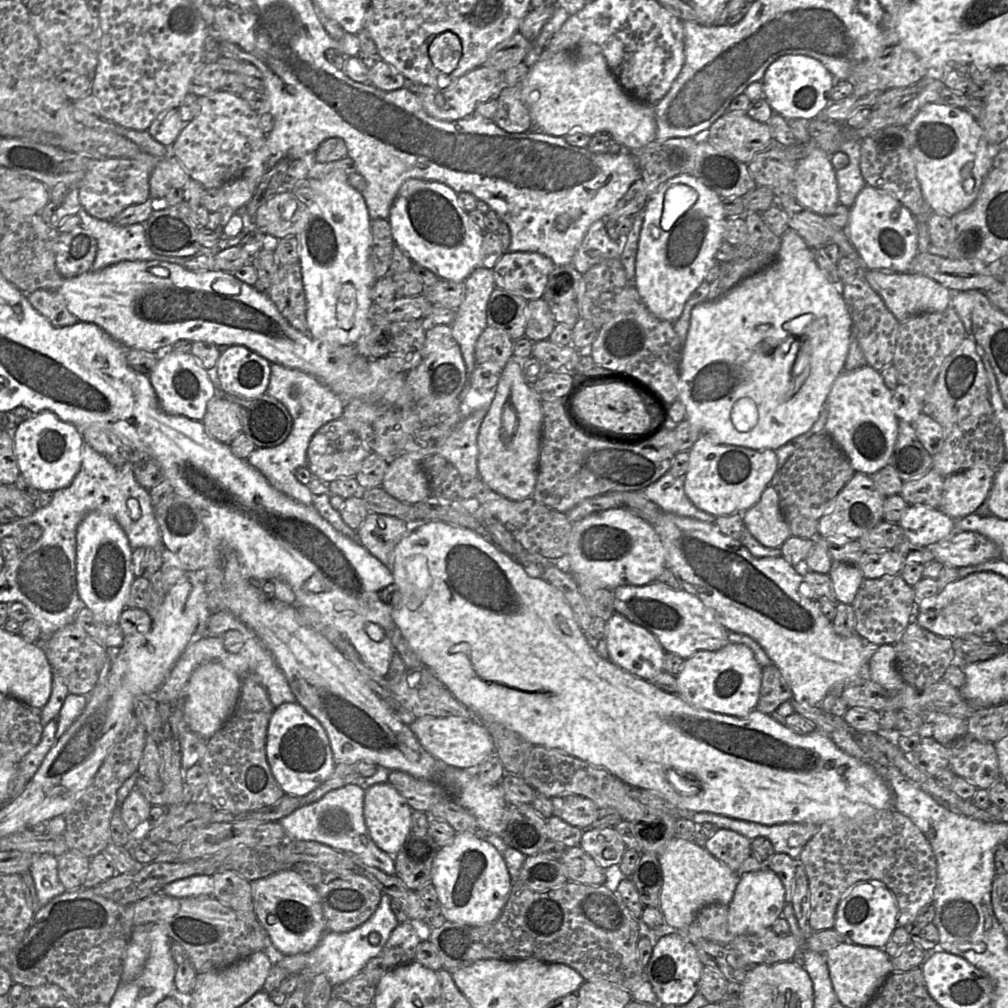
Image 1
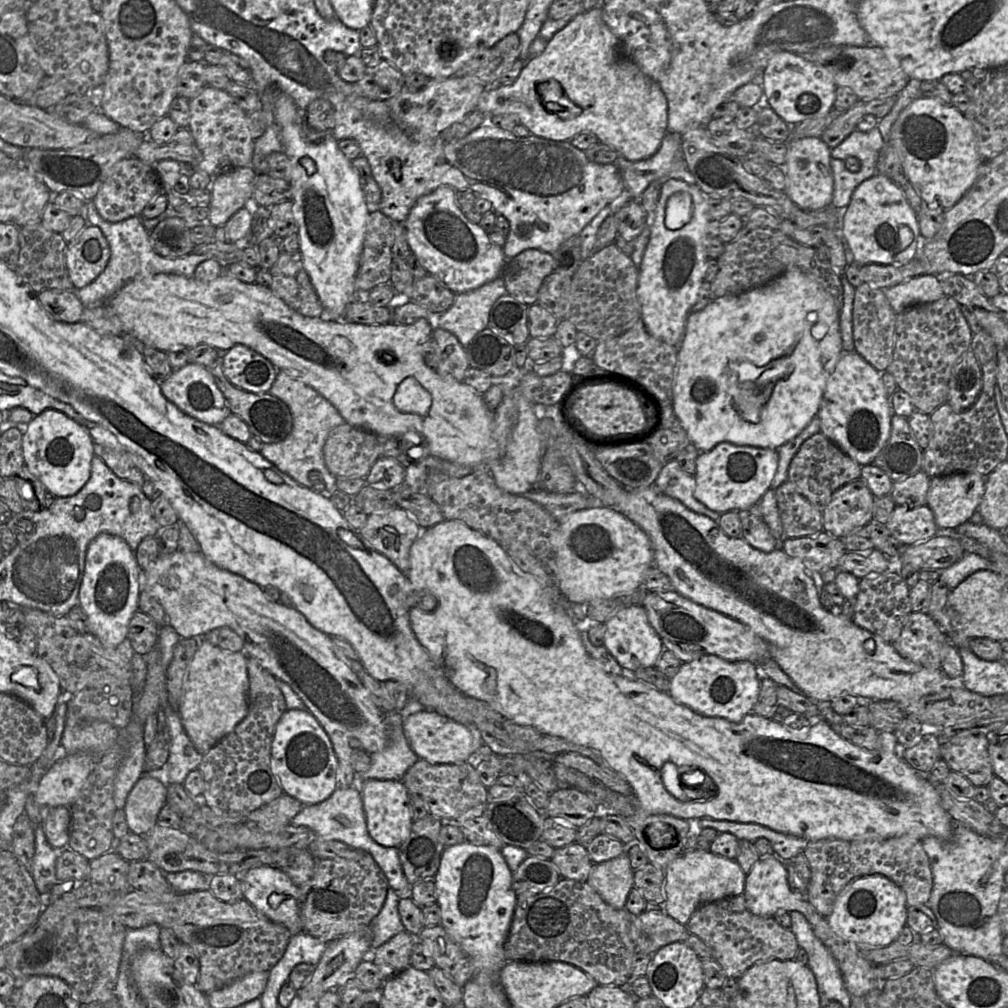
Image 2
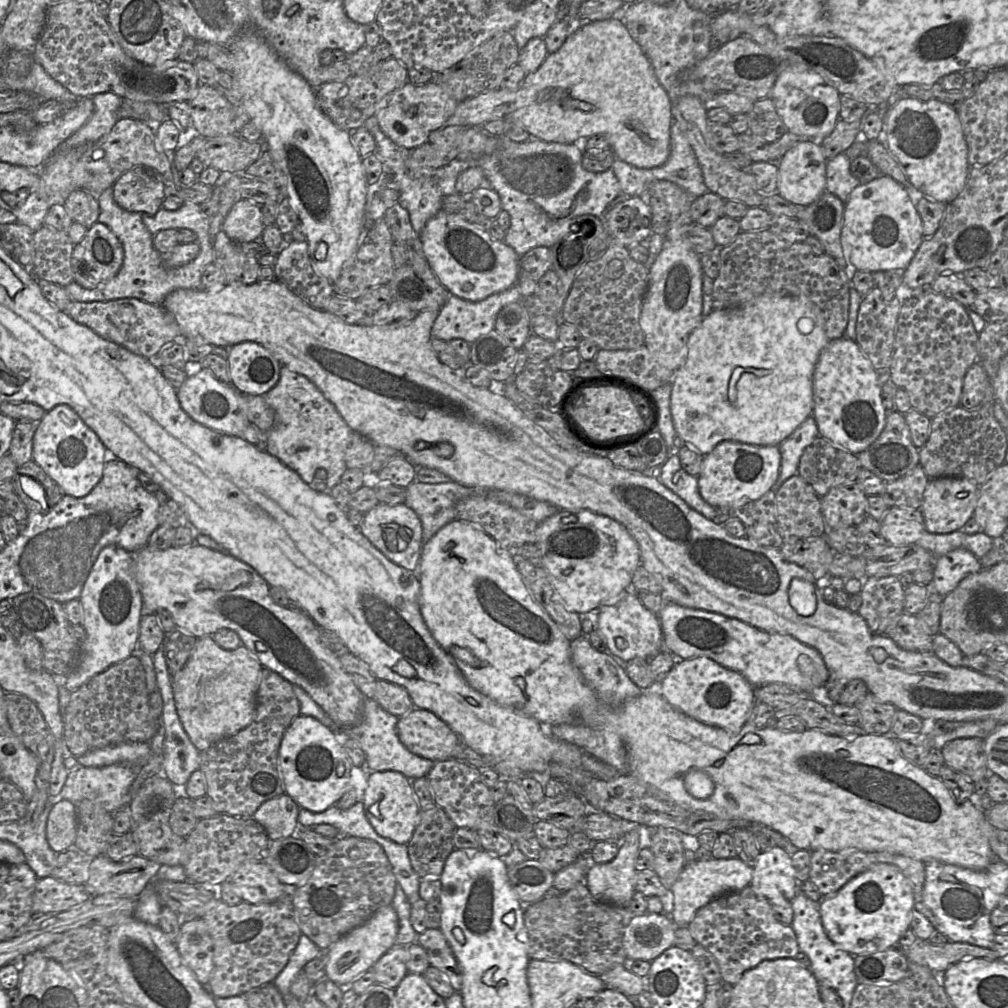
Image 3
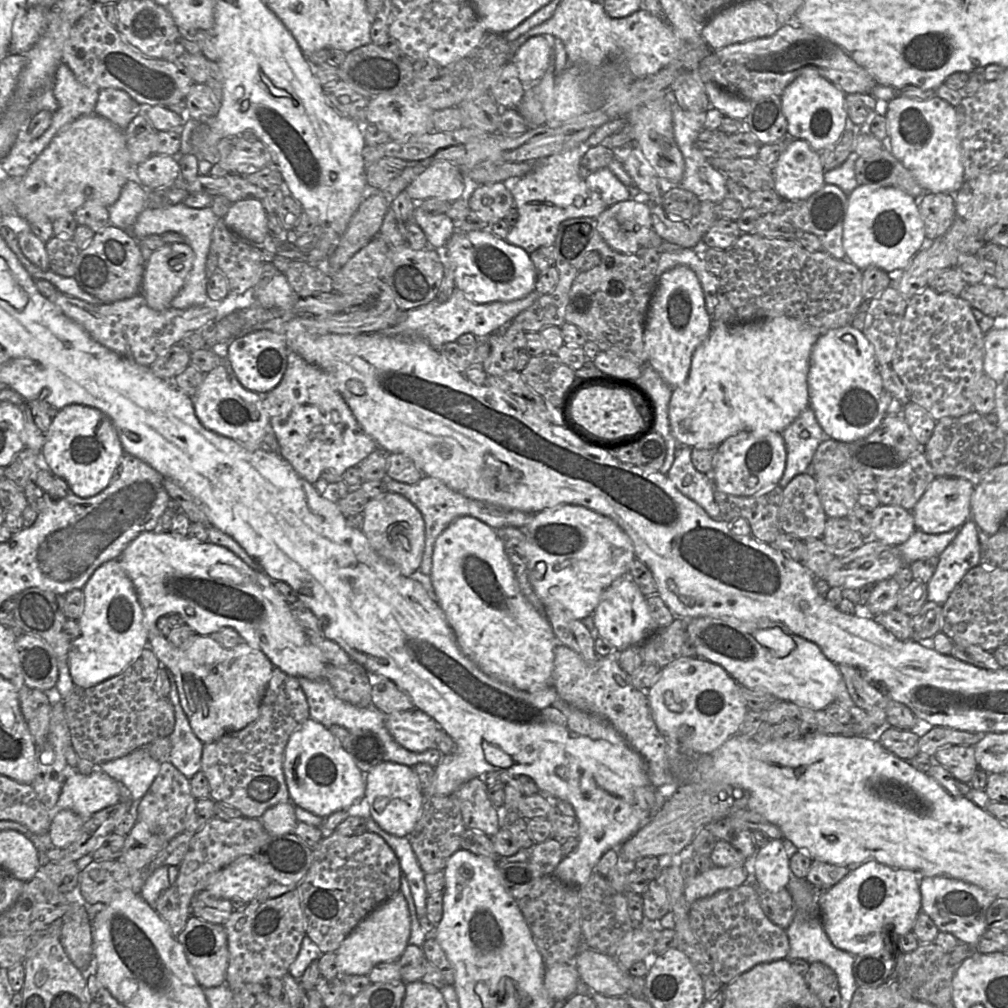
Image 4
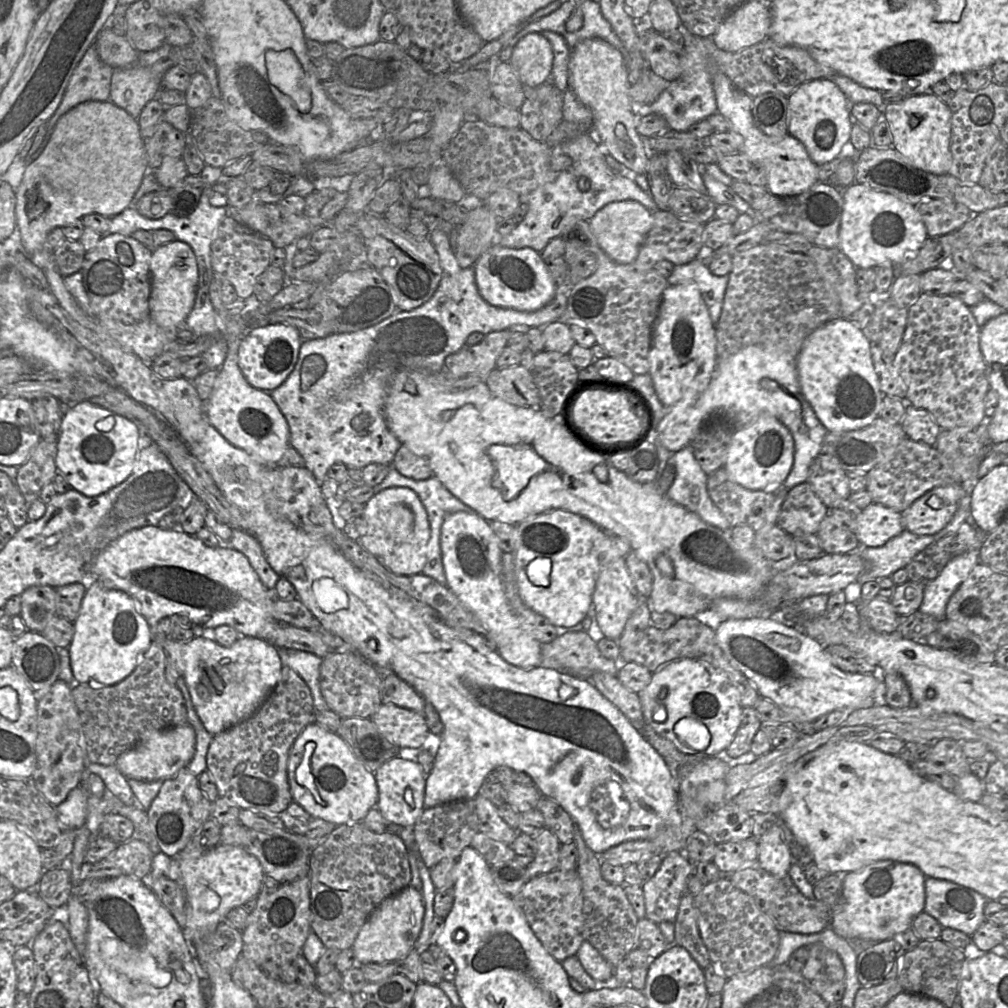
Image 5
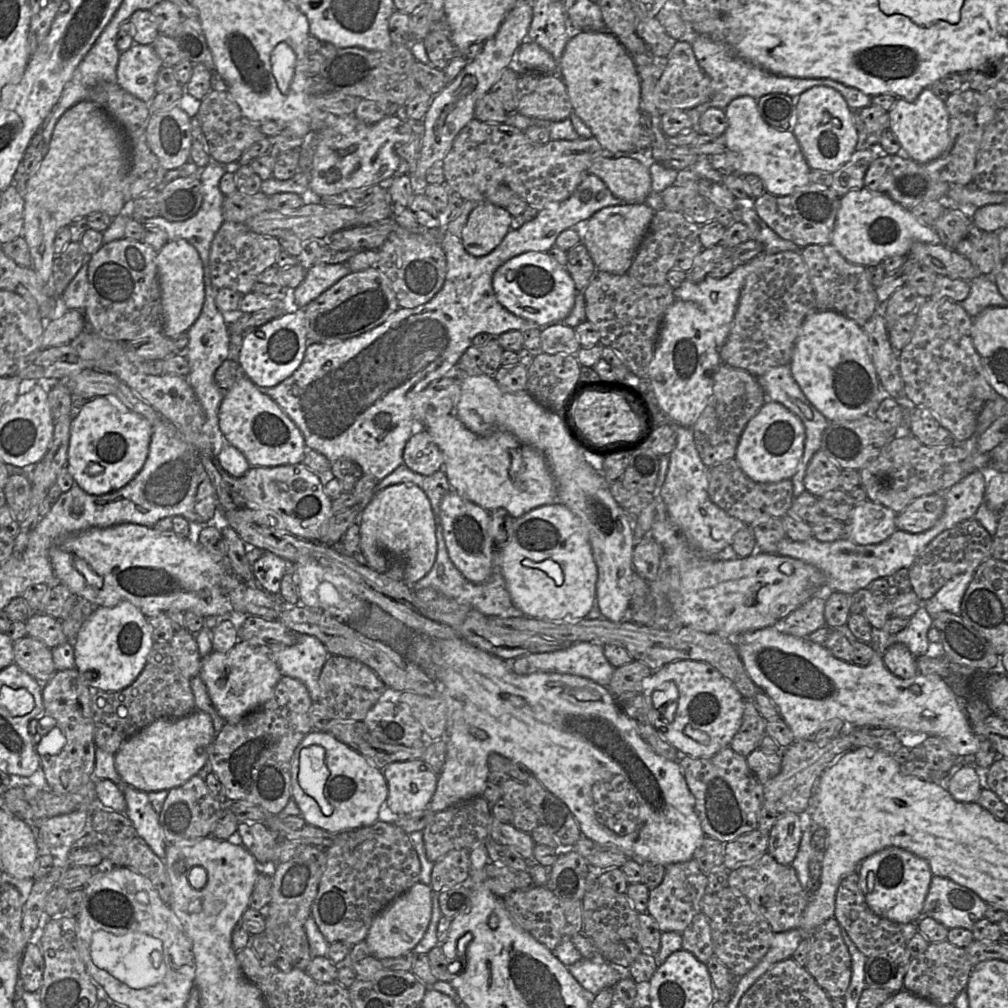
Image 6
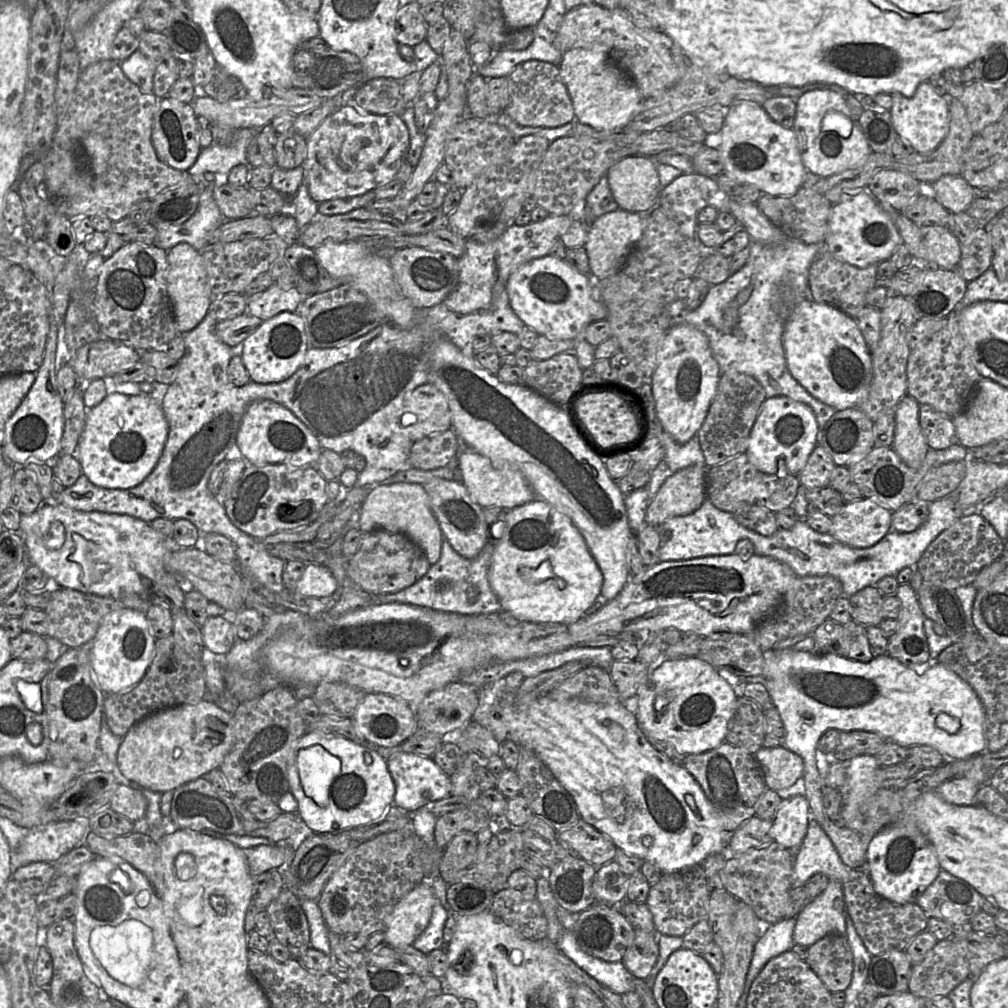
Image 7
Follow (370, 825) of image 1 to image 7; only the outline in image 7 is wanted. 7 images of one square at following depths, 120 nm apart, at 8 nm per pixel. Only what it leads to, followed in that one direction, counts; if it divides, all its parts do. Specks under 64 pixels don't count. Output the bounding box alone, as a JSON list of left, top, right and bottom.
[387,752,452,813]

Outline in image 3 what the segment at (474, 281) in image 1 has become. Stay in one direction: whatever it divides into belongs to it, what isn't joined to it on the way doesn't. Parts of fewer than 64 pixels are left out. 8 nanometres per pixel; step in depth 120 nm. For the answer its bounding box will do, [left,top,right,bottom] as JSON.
[431,284,522,344]

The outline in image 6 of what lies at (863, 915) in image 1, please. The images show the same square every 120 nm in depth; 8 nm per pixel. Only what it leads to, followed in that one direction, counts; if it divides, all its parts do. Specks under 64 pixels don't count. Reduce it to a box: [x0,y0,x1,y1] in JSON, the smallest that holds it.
[858,846,933,923]

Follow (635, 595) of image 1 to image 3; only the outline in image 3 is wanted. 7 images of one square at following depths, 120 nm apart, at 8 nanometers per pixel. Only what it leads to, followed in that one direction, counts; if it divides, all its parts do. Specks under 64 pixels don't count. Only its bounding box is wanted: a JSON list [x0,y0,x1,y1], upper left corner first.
[658,602,829,703]

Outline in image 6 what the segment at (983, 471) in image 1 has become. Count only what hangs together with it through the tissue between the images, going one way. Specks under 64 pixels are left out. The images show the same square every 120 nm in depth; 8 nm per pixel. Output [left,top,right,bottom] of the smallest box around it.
[896,493,944,533]

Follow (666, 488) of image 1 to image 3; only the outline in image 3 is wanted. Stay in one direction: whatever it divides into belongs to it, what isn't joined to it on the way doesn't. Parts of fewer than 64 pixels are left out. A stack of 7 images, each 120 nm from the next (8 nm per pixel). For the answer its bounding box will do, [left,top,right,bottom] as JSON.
[658,453,716,520]

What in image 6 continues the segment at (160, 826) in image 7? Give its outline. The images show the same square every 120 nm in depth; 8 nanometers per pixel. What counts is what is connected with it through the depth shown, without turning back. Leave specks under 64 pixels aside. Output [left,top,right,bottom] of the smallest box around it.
[117,779,166,860]

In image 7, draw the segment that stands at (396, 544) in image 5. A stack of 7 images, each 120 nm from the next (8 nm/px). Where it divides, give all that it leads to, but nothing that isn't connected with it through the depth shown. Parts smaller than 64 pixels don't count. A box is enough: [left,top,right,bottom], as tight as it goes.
[359,482,443,565]

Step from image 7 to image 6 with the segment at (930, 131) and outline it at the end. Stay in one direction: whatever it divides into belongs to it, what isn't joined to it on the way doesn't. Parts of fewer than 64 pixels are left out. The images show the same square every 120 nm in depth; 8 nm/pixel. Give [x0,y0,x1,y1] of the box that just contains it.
[888,88,949,165]

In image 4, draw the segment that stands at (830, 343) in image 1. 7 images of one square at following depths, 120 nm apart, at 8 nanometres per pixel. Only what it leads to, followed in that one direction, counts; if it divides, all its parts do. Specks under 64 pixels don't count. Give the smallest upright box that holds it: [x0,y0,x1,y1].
[669,316,820,449]

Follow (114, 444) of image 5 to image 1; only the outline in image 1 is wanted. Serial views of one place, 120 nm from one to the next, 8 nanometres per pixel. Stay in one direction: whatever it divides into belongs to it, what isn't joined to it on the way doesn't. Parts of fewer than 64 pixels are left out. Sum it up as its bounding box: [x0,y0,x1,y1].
[12,411,83,491]

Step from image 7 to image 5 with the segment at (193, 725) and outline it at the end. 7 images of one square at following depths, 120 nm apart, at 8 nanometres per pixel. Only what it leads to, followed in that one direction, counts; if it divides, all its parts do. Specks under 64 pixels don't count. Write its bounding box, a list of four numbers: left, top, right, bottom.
[115,723,195,781]

